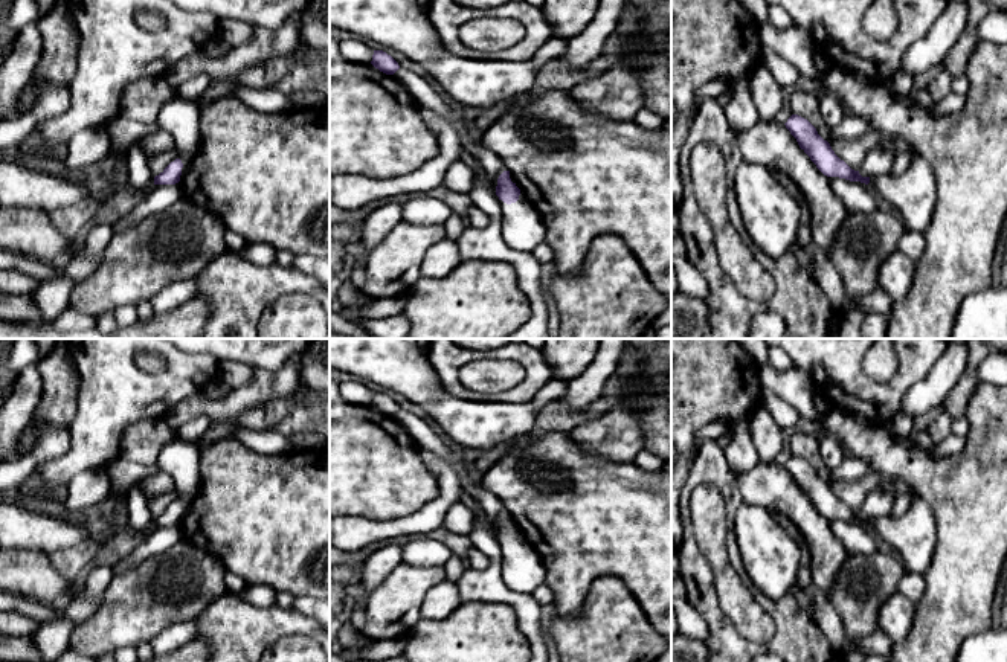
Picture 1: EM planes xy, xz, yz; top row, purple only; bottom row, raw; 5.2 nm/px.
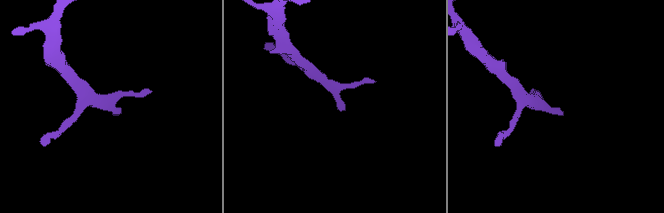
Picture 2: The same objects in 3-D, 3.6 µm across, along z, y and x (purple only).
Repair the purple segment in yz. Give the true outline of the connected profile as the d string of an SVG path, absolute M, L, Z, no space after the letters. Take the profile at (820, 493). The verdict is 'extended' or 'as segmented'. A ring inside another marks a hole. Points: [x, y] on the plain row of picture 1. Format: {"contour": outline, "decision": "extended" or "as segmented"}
{"contour": "M792 456L784 467L796 480L799 490L824 517L861 523L865 526L870 525L870 519L862 519L859 513L851 511L835 496L830 485L818 476L816 470L807 461Z", "decision": "as segmented"}

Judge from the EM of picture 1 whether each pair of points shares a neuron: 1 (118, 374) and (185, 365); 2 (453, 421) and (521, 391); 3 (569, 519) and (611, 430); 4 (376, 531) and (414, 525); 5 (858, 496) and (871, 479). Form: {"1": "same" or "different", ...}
{"1": "same", "2": "different", "3": "different", "4": "same", "5": "same"}

